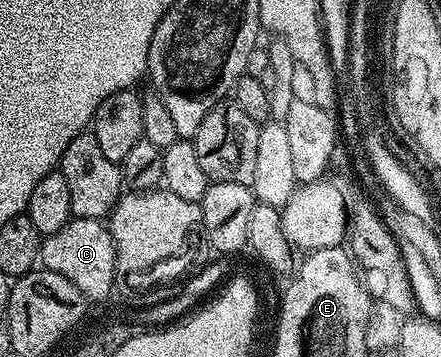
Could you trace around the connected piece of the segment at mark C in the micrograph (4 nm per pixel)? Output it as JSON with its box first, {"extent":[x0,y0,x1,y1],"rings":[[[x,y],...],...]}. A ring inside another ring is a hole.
{"extent":[40,219,116,301],"rings":[[[76,219],[56,233],[41,240],[40,263],[43,268],[55,271],[72,281],[80,293],[91,301],[102,301],[115,290],[116,245],[110,236],[109,226],[100,219]]]}

